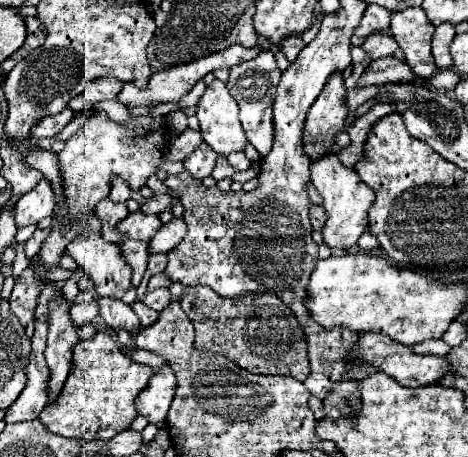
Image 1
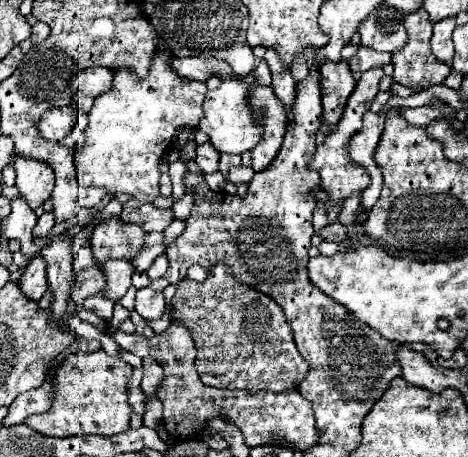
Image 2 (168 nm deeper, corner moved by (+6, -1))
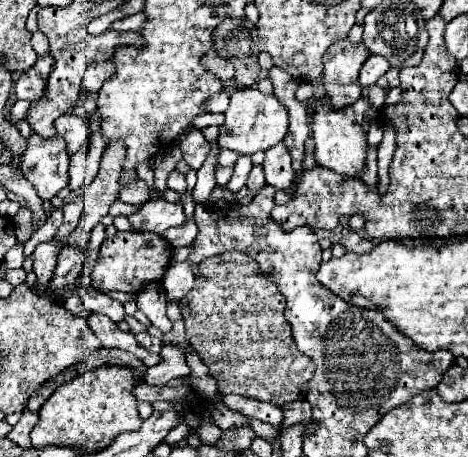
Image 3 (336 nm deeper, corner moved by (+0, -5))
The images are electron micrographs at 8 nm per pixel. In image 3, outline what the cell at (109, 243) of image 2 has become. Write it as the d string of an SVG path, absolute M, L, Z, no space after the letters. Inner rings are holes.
M116 233L114 237L104 239L98 261L92 269L92 285L94 289L108 291L124 291L124 293L140 293L148 283L160 281L172 263L172 247L168 241L156 233Z

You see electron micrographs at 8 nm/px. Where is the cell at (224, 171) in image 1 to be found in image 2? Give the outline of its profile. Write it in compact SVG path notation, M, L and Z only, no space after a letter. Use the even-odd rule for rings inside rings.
M232 167L228 173L228 181L232 181L234 185L242 185L242 183L250 183L254 177L254 169L252 167Z

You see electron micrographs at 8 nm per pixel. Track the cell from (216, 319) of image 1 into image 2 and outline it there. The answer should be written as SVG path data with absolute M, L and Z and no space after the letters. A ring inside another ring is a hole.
M216 265L208 279L204 283L196 283L190 279L184 279L176 285L176 293L172 297L174 317L184 321L184 325L190 329L194 345L196 345L196 371L200 379L210 387L226 387L226 389L248 389L248 391L286 391L296 389L304 377L308 375L308 363L300 357L294 339L292 329L284 317L284 311L276 301L272 301L268 295L248 287L240 285L226 269L224 265Z

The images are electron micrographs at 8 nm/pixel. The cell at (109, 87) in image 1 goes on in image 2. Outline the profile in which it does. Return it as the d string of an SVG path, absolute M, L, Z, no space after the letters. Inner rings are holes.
M92 67L92 69L86 69L86 71L80 71L72 86L79 86L78 92L83 95L90 95L90 97L100 97L104 93L108 93L112 89L112 79L114 79L114 73L106 67Z

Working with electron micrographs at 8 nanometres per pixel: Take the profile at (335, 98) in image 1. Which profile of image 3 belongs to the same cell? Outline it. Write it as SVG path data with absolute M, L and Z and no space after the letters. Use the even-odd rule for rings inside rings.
M338 39L324 53L322 83L330 103L336 109L348 107L360 99L362 87L358 83L358 71L368 57L370 51L366 49L366 45L362 41L352 43L350 39Z

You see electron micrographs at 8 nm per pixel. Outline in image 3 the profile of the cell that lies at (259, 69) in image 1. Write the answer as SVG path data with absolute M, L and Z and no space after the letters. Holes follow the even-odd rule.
M280 141L278 145L274 145L266 151L264 175L266 175L268 185L272 185L280 191L286 191L286 193L294 193L296 173L290 167L290 151L286 149L284 141Z

